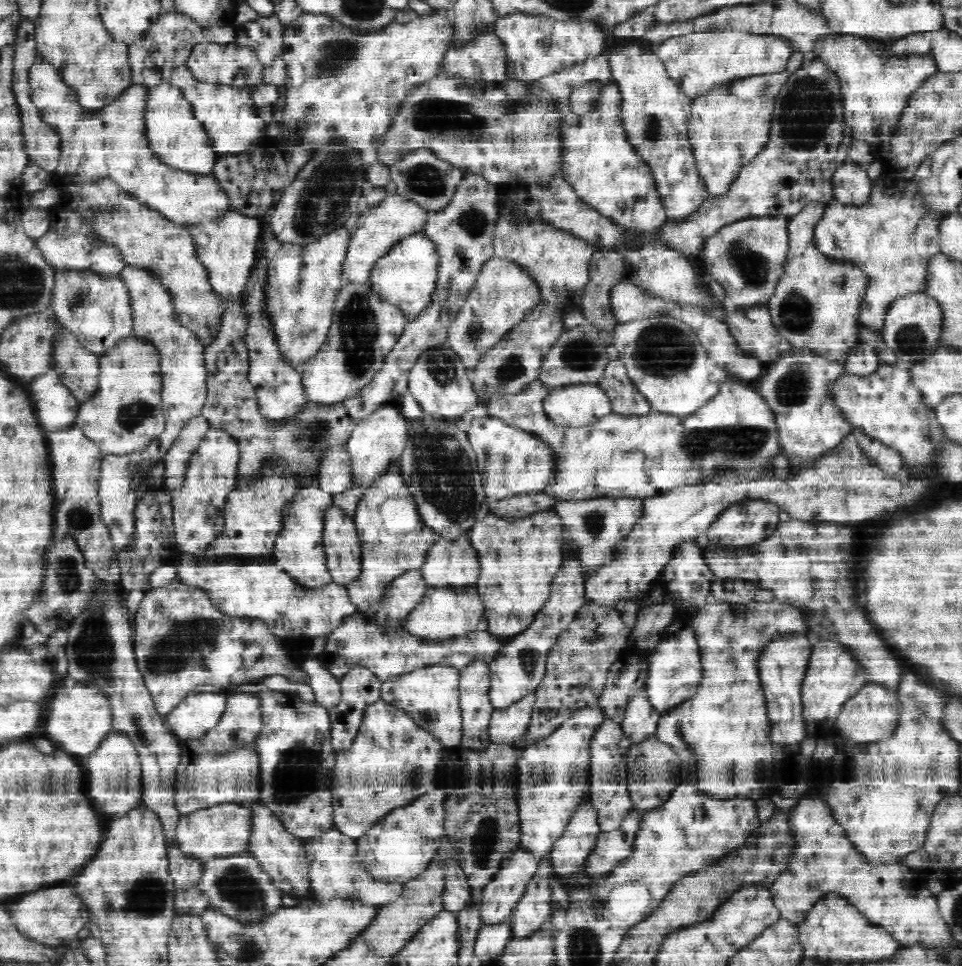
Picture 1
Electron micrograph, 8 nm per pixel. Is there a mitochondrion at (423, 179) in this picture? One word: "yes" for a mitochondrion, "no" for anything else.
yes

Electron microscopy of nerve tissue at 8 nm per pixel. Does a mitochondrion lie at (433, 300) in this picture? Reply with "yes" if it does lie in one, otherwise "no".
no

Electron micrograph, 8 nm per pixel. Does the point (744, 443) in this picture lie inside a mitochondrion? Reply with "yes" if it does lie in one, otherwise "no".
yes

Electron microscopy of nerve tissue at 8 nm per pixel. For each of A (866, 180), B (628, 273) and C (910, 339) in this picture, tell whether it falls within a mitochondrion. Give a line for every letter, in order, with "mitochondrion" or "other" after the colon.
A: other
B: other
C: mitochondrion

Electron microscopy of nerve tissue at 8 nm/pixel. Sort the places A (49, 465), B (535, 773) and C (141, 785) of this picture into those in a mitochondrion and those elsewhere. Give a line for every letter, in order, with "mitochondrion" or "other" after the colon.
A: other
B: other
C: other

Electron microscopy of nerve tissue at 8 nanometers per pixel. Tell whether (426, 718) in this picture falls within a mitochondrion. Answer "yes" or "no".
no

